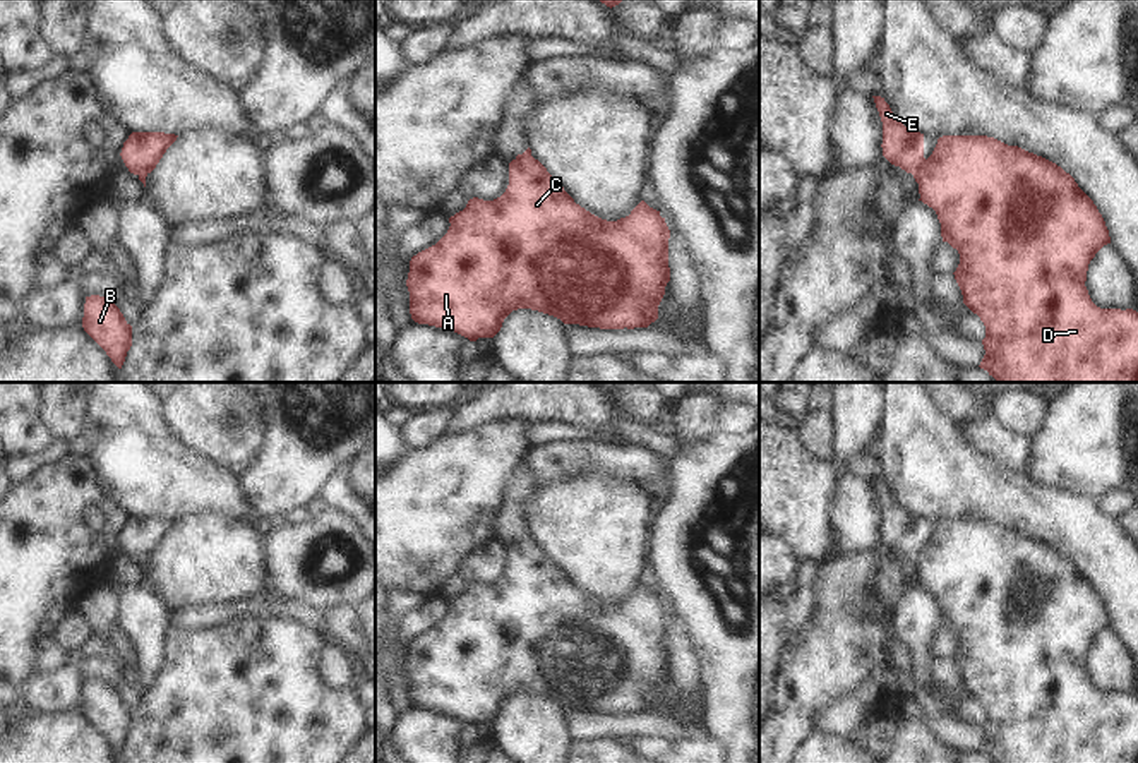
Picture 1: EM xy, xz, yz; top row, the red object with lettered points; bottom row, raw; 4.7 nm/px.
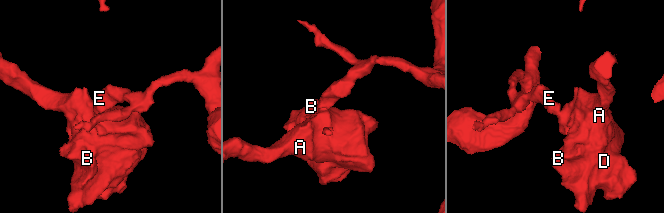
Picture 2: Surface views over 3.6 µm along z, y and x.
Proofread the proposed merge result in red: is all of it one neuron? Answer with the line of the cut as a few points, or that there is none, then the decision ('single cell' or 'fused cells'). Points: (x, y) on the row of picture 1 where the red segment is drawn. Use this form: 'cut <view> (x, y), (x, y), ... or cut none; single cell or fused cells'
cut yz (926, 160), (914, 175); fused cells

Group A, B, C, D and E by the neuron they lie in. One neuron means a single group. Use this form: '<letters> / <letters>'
A B C D / E

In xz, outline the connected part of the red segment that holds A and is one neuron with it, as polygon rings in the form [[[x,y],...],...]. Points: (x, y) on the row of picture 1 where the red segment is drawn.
[[[531,154],[509,163],[506,192],[483,201],[473,197],[466,207],[449,218],[447,233],[410,261],[406,286],[410,314],[418,324],[454,331],[470,341],[494,338],[504,319],[518,309],[531,309],[560,319],[600,329],[648,327],[658,319],[658,305],[670,281],[670,230],[660,211],[641,201],[629,216],[602,219],[579,204]]]

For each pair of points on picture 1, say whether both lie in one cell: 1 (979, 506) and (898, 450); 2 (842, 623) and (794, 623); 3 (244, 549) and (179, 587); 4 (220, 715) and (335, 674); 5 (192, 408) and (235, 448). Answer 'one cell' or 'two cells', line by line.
1: one cell
2: two cells
3: one cell
4: two cells
5: one cell

